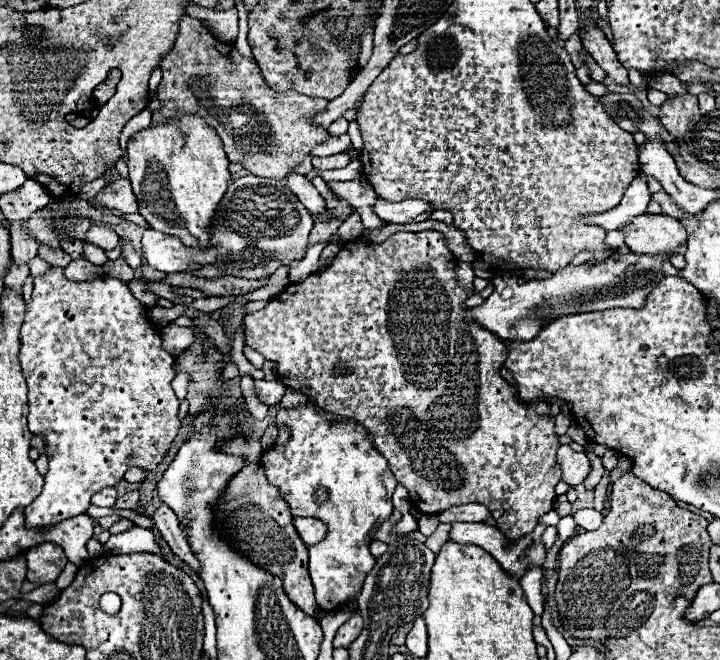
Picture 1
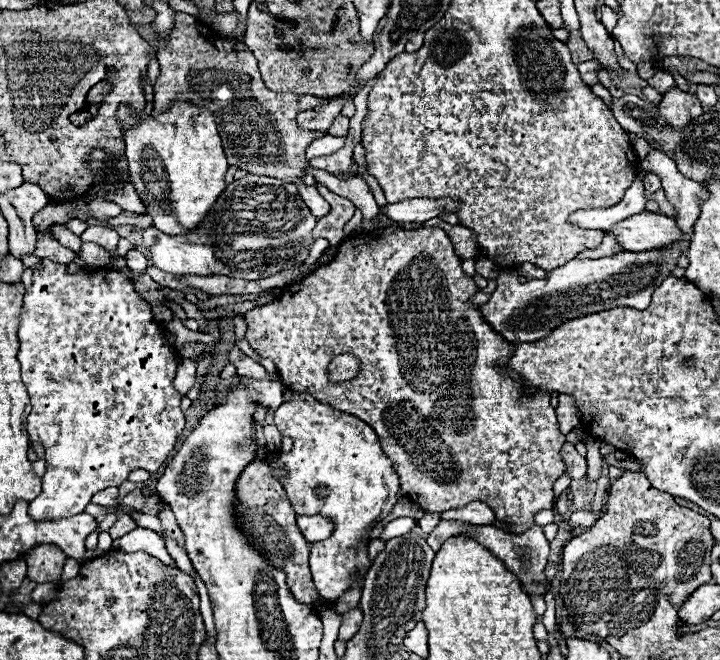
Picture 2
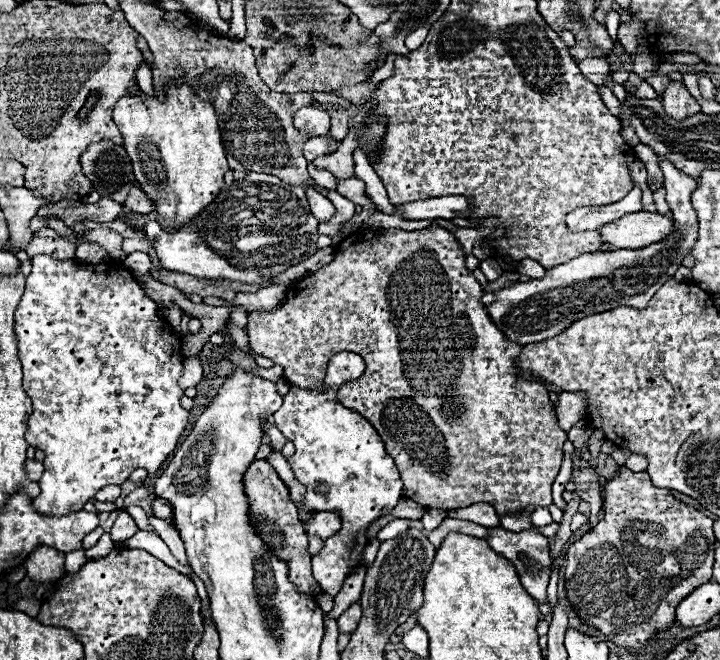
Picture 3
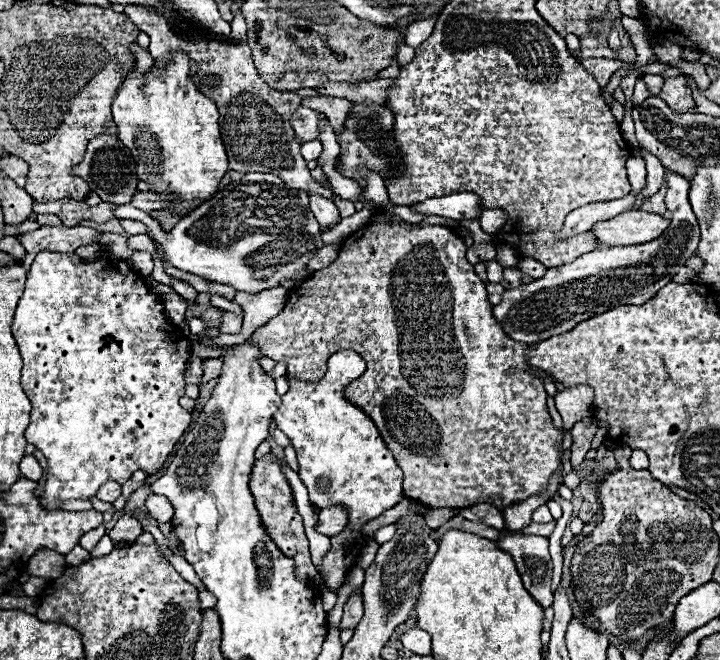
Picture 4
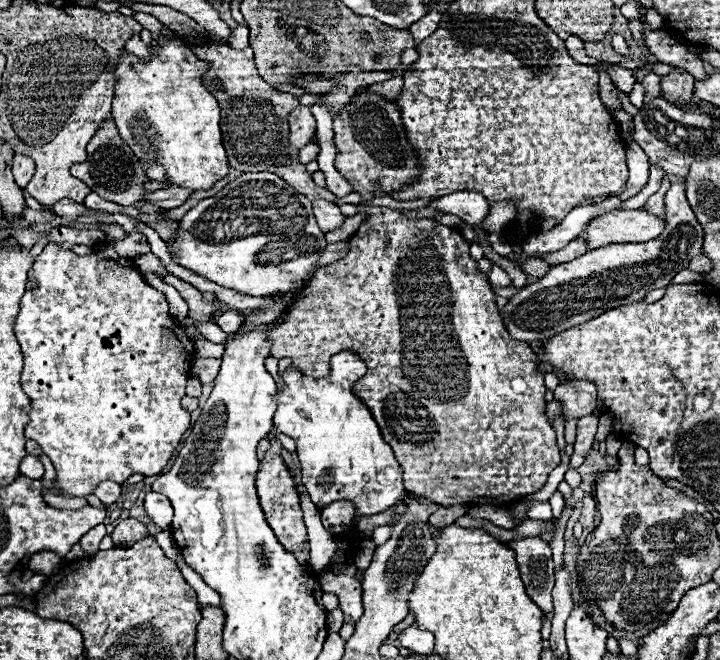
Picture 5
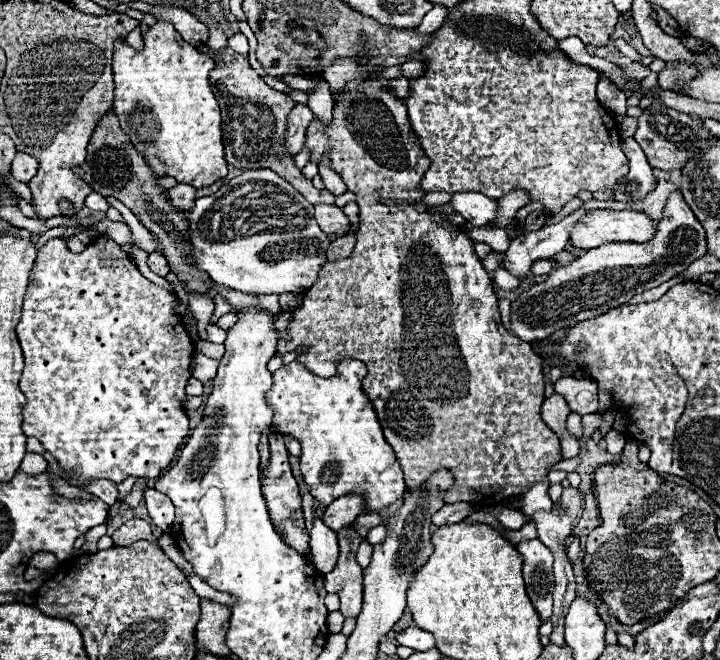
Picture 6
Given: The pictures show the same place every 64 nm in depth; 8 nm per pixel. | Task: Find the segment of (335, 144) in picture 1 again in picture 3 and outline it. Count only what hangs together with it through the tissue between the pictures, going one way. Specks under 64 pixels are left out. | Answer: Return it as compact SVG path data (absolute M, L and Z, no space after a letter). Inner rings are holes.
M310 138L304 144L304 156L308 158L308 162L314 162L318 156L324 156L328 152L328 138Z

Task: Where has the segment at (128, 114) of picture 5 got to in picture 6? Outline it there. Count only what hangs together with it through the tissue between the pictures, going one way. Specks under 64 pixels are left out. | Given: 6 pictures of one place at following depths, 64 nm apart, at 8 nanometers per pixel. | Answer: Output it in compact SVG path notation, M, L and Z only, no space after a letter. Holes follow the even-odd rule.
M156 20L152 28L144 34L144 48L138 52L126 44L124 38L114 42L112 54L114 66L114 112L120 118L122 130L130 136L136 148L146 154L148 164L160 174L174 176L182 184L194 188L208 188L214 182L222 180L228 174L228 164L224 160L222 146L222 128L220 128L220 106L210 88L210 72L216 68L216 62L202 54L196 46L184 42L174 26L166 20Z

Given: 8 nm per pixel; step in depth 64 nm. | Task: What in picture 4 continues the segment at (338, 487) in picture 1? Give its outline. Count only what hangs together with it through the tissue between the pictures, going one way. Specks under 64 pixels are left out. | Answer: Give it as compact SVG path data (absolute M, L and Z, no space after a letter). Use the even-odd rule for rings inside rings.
M352 350L336 352L328 358L328 372L320 382L304 382L286 376L290 390L282 396L282 404L274 414L276 428L282 430L296 448L300 464L298 474L310 492L310 502L320 510L342 504L350 512L346 530L330 538L332 548L318 566L318 572L326 578L330 590L340 588L346 572L356 566L358 552L362 550L362 544L366 544L360 534L362 524L380 516L404 498L402 470L384 444L378 428L362 408L348 402L344 396L346 386L364 372L366 362L360 354Z

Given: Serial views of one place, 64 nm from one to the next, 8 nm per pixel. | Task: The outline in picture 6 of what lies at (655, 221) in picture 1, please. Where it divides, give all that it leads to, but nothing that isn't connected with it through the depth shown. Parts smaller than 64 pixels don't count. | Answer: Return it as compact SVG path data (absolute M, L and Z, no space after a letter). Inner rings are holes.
M590 210L570 230L574 248L590 250L608 242L644 242L656 232L656 222L634 210Z

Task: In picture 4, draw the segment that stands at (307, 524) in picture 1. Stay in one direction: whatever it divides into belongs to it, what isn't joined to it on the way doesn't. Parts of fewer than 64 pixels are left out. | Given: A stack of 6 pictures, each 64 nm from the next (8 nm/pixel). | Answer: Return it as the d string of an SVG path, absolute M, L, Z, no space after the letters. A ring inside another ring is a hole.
M330 506L320 510L318 516L318 530L326 536L340 534L348 524L348 510L344 506Z

